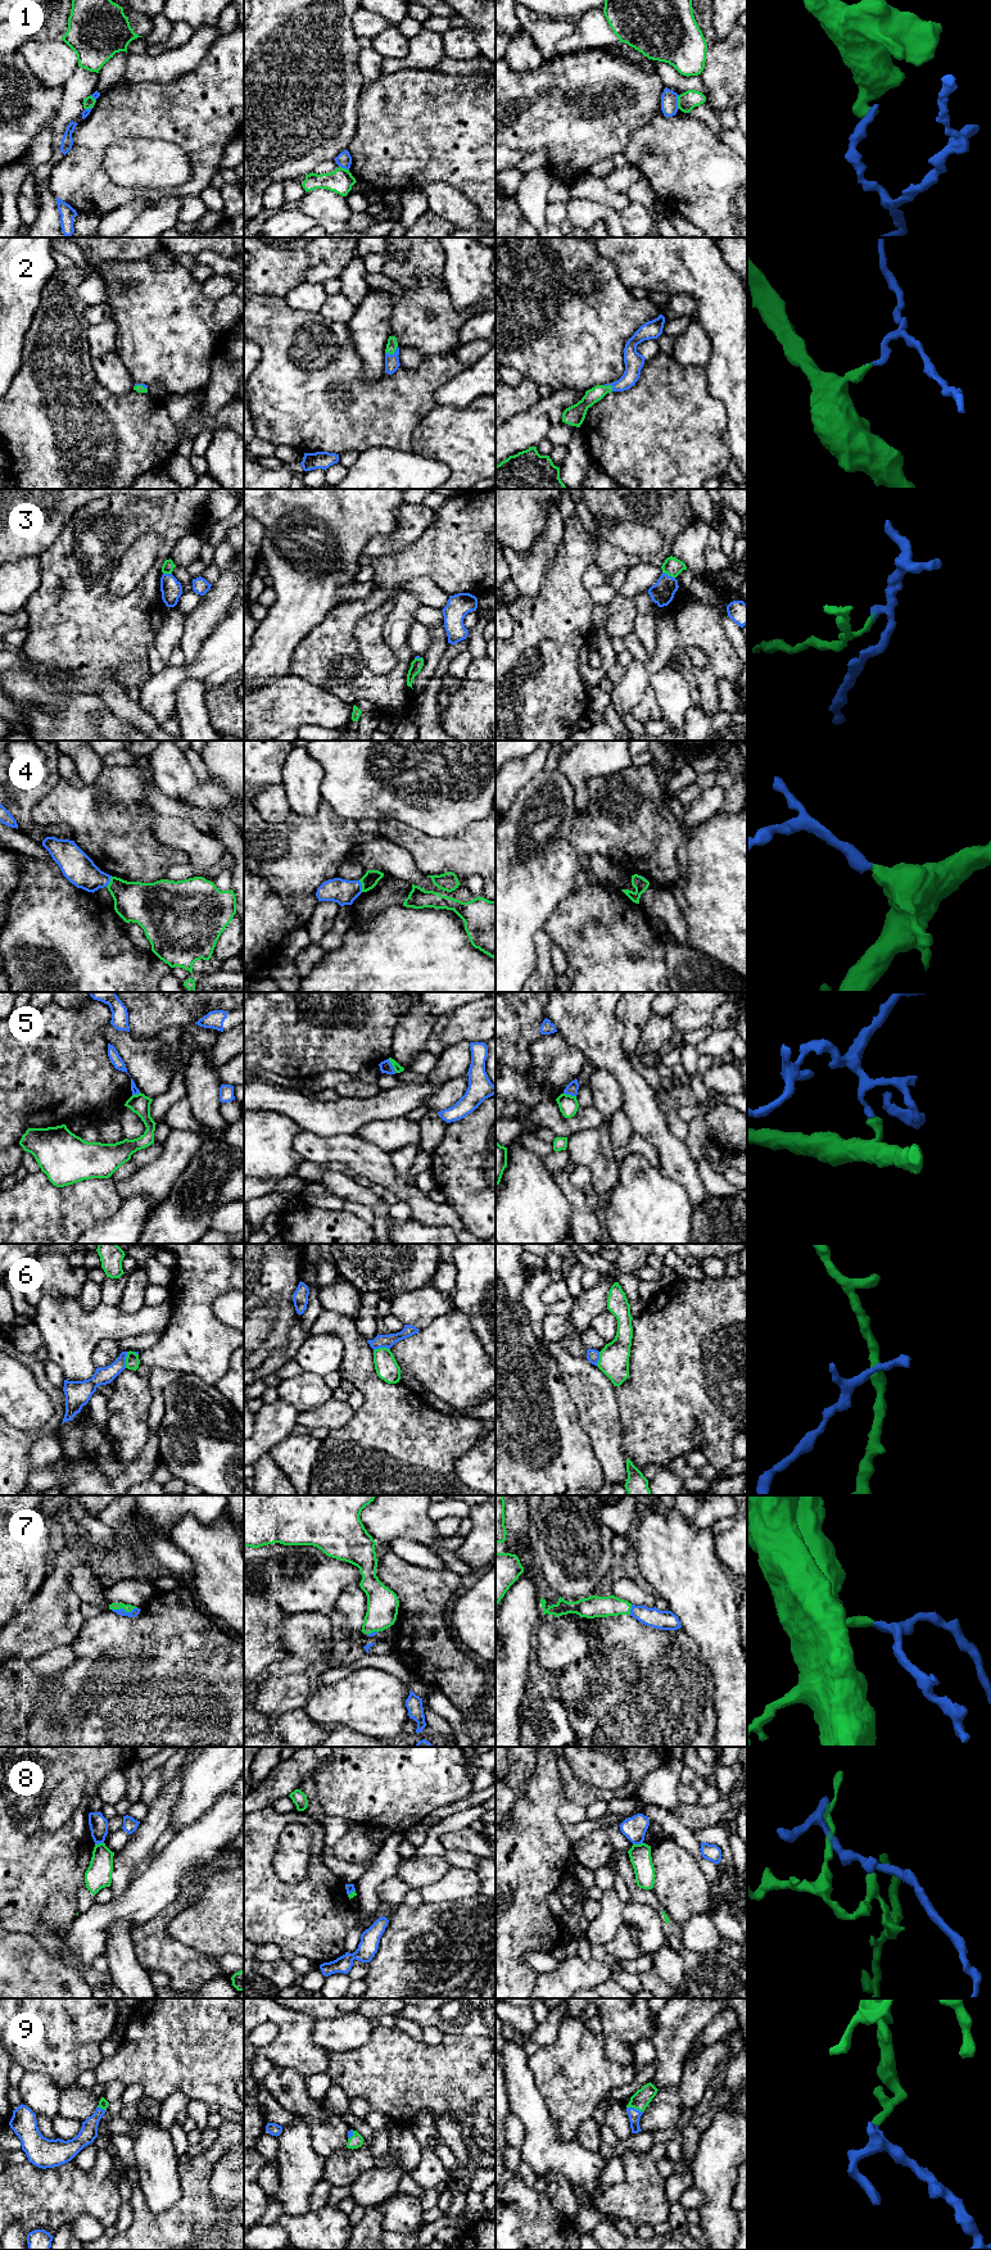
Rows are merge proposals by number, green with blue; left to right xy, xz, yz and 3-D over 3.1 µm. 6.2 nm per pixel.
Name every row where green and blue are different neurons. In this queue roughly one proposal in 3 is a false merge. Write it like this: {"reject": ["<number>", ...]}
{"reject": ["1", "3", "5", "6", "8"]}

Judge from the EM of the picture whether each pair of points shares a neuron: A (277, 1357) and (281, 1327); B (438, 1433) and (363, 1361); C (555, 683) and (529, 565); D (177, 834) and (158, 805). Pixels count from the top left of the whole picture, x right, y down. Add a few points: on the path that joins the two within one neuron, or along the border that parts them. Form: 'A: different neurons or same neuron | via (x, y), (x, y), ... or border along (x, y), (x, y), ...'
A: different neurons | border along (285, 1347), (274, 1349), (257, 1368)
B: same neuron | via (416, 1427), (371, 1382)
C: different neurons | border along (547, 566), (541, 589), (534, 596), (519, 594)
D: different neurons | border along (157, 814), (184, 818), (194, 825)

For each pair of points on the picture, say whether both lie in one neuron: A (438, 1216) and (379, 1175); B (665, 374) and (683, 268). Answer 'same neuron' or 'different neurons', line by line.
A: same neuron
B: different neurons

